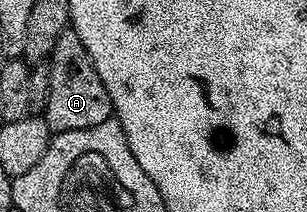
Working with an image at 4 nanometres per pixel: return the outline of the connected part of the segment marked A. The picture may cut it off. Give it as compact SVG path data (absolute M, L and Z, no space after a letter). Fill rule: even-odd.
M70 26L56 33L52 40L53 53L47 57L50 92L43 113L50 133L83 130L109 120L113 116L111 94L107 94L107 86L103 86L103 78L99 78L79 34L75 34L75 30Z

